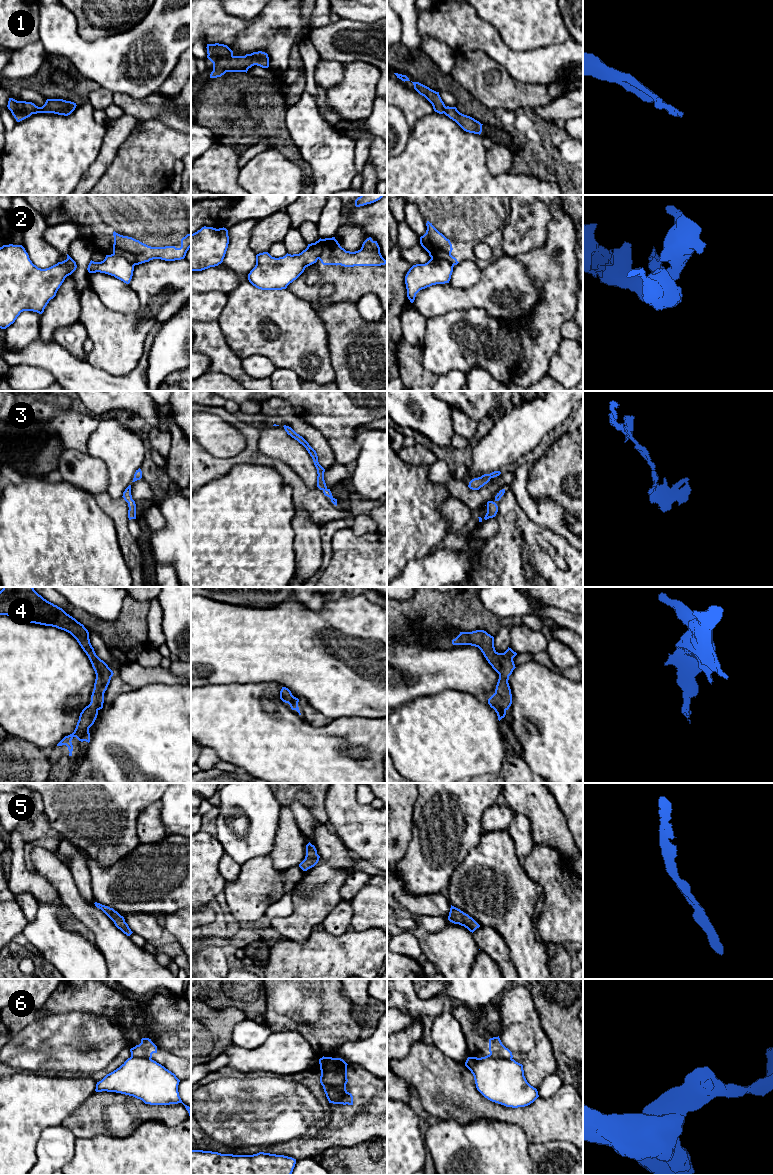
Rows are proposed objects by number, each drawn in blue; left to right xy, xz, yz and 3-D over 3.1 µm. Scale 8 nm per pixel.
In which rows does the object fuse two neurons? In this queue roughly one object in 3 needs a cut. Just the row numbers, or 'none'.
2, 6

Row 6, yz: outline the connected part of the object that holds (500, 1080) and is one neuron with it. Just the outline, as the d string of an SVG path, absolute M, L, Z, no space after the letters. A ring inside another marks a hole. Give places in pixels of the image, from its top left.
M489 1054L481 1058L468 1057L465 1066L473 1074L477 1090L492 1102L518 1108L530 1105L539 1097L537 1089L527 1082L523 1065L514 1059L496 1058Z

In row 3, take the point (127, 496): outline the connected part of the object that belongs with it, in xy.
M129 485L125 491L123 492L123 496L124 500L128 503L128 518L129 520L131 519L136 519L136 504L135 501L132 499L132 495L131 495L131 485Z

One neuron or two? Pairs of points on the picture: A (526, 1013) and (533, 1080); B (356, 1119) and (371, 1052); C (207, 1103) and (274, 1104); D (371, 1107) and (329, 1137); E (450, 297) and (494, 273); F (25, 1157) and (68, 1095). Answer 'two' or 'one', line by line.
A: one
B: two
C: one
D: one
E: one
F: one

